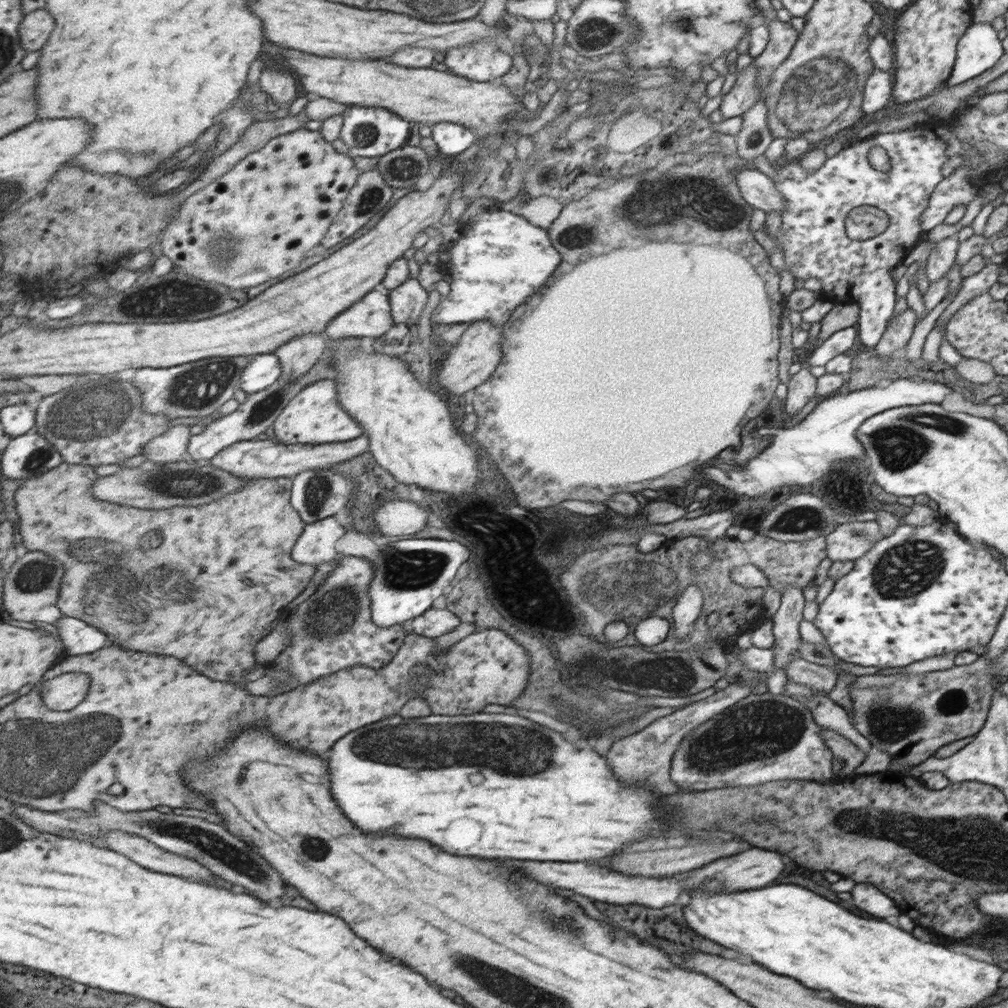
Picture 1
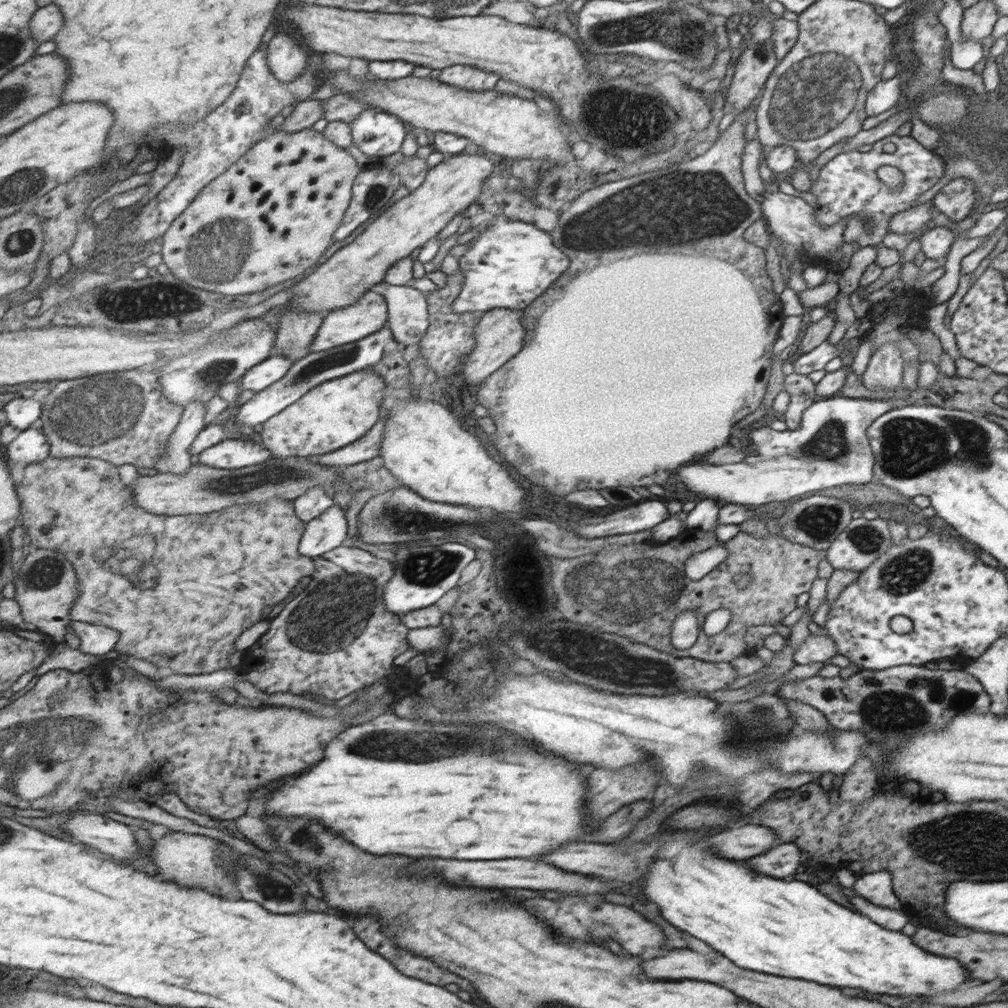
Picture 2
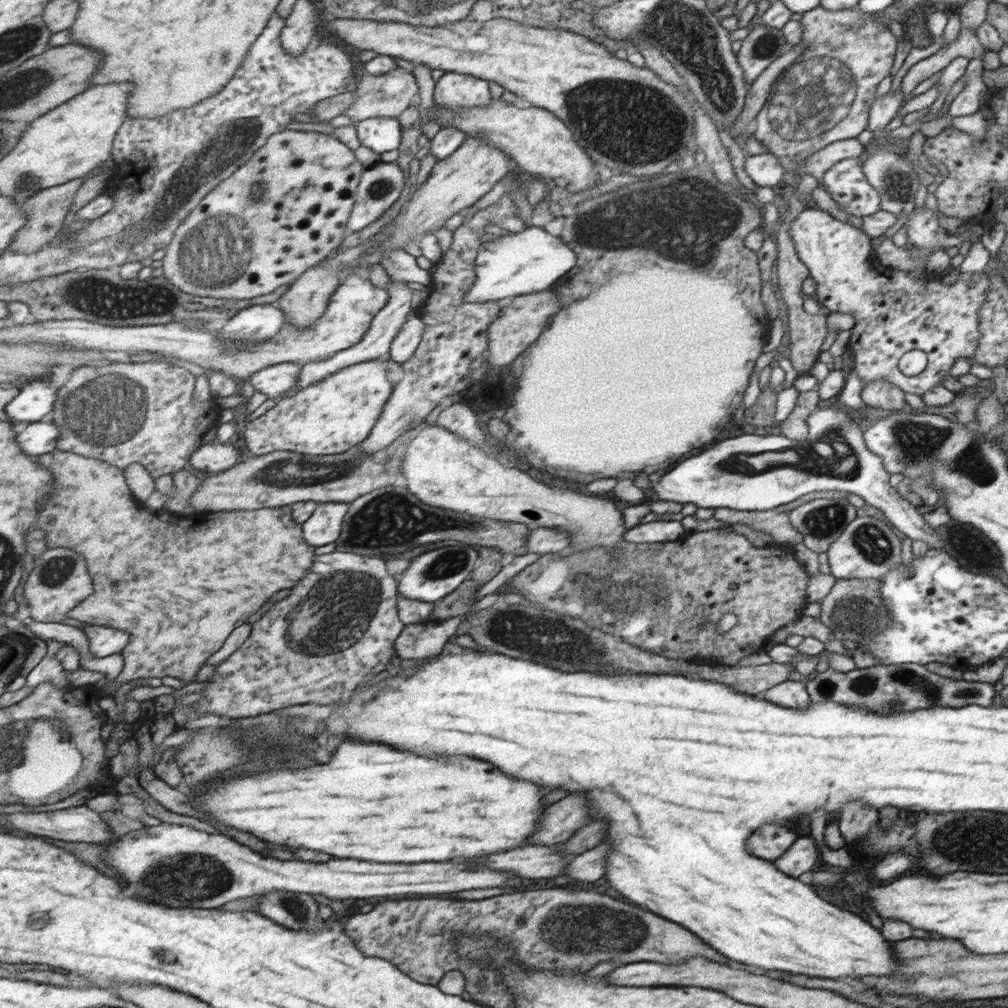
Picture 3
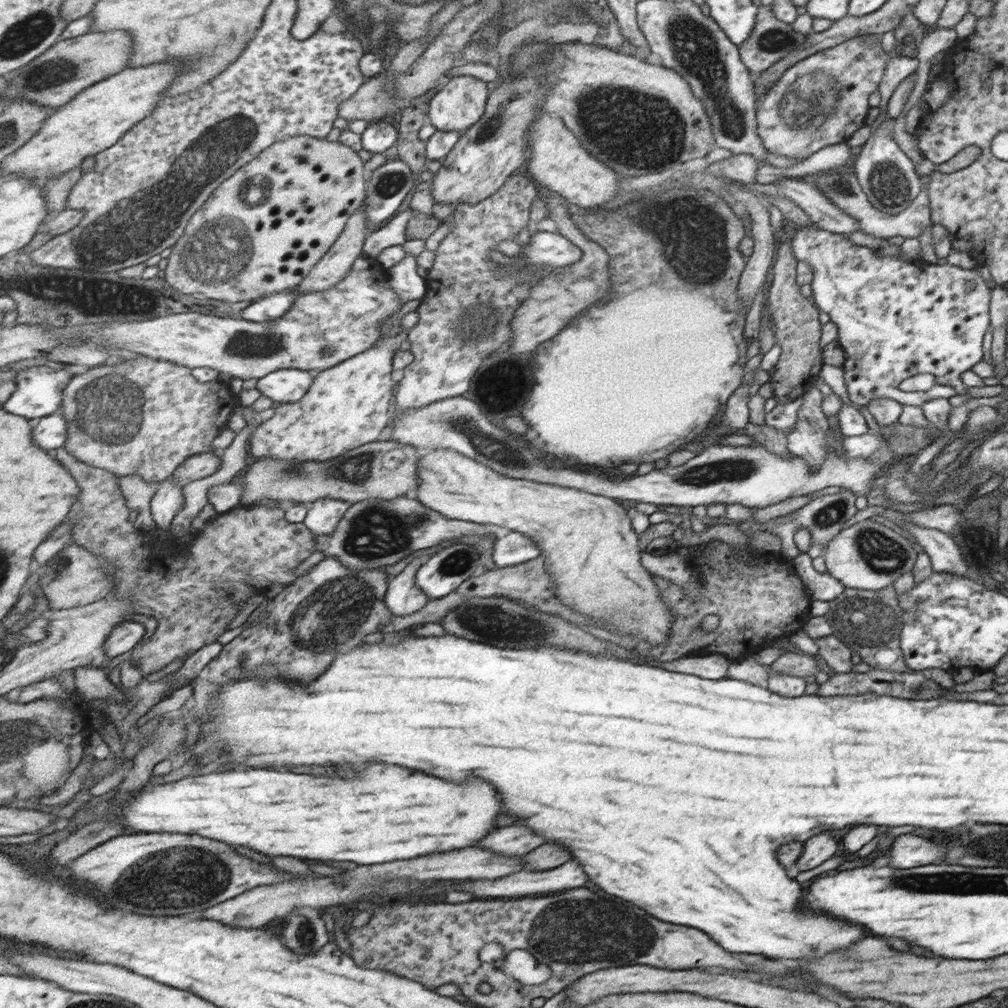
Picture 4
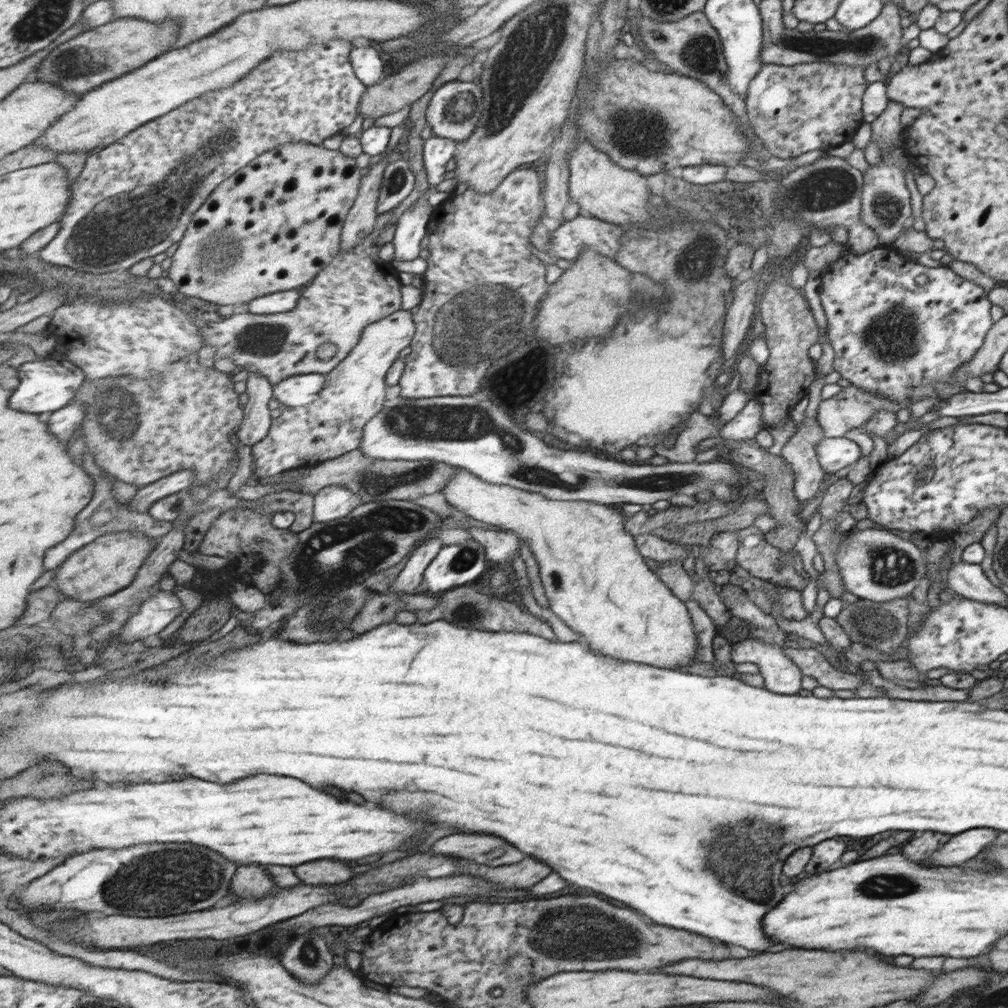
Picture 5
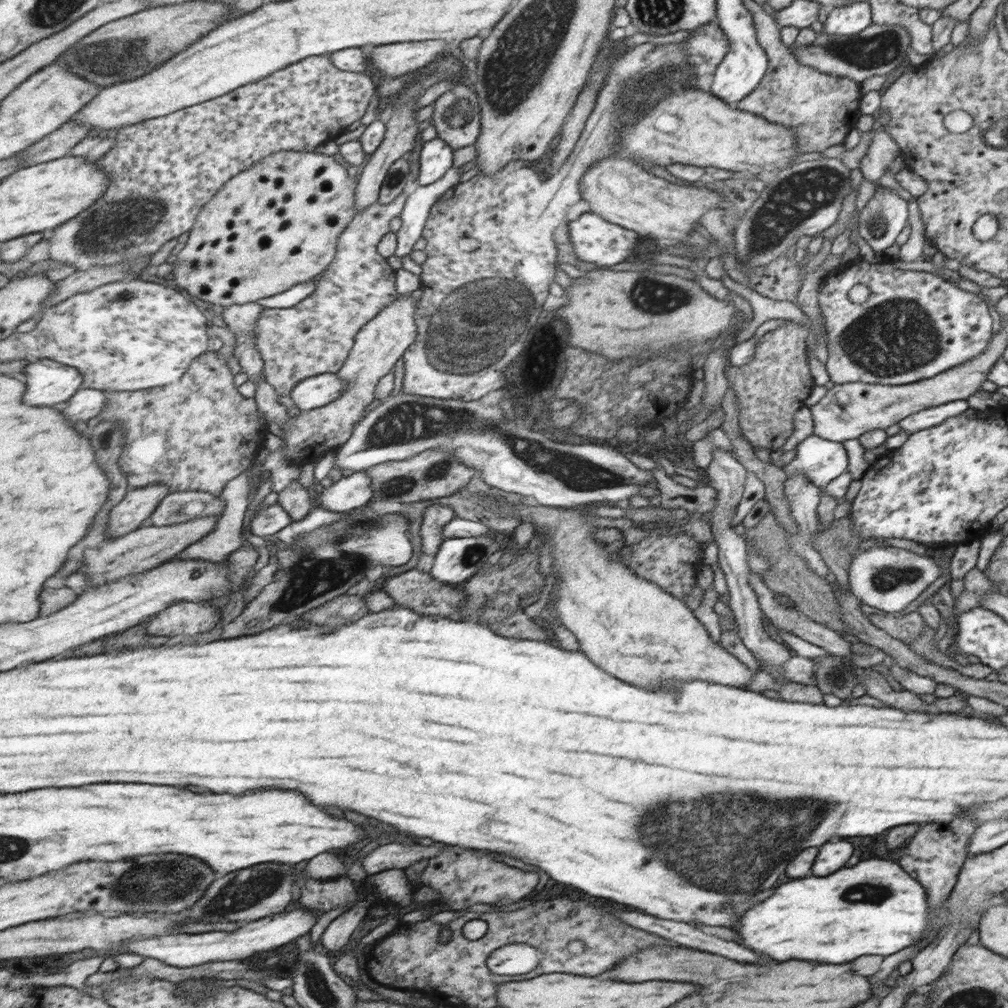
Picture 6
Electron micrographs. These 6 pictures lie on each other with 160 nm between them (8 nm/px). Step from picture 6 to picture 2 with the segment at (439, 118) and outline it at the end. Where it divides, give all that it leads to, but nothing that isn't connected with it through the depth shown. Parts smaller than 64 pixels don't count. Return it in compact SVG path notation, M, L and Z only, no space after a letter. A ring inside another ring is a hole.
M454 64L449 68L445 67L438 78L463 90L491 90L500 75L479 70L475 66Z

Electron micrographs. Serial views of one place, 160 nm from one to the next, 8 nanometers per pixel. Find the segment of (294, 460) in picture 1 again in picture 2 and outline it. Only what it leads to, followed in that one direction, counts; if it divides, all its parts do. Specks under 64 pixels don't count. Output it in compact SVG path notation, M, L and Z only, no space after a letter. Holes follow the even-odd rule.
M383 414L380 421L359 441L335 452L317 456L316 463L330 467L353 466L377 458L382 452L388 418ZM225 439L197 456L200 464L213 468L235 470L239 467L268 464L276 458L262 443L253 440Z

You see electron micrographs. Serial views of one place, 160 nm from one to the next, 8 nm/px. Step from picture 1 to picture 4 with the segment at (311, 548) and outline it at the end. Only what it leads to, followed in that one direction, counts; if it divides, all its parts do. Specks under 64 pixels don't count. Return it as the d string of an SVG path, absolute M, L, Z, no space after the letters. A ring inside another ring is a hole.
M317 499L308 510L304 523L317 535L332 533L352 507L352 502L343 499Z

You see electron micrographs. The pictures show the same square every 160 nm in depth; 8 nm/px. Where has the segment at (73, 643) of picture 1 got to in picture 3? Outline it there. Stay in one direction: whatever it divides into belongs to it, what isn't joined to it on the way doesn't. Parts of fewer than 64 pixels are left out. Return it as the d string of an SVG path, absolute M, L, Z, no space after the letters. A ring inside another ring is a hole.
M82 625L82 627L84 627L84 631L89 638L89 652L99 658L123 652L131 642L132 635L125 632L125 630L91 625Z

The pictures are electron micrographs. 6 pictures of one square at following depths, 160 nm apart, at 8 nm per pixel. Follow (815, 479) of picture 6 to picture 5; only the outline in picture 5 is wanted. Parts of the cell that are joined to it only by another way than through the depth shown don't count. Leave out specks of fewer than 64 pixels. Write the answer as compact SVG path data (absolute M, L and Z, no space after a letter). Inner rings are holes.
M825 437L816 448L821 470L825 476L853 465L860 457L860 445L852 439Z

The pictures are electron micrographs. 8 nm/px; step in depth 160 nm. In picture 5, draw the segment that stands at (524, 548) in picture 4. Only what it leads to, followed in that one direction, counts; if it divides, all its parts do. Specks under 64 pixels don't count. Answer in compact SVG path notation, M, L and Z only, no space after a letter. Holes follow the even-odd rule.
M475 526L467 527L470 538L482 545L484 555L492 562L505 564L519 556L519 538L511 531L494 531L493 528L482 529Z

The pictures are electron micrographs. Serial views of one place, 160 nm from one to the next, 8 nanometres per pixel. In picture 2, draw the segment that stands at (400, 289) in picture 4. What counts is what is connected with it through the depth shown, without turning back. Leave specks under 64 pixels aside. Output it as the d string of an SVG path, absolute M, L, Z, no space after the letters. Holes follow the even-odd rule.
M389 324L377 333L370 334L368 337L357 342L344 344L343 346L336 346L331 350L323 352L311 352L305 358L299 359L295 362L290 371L279 382L273 383L269 388L263 392L255 393L255 395L248 400L243 406L240 406L238 414L236 415L236 428L245 424L245 426L257 426L257 424L264 424L276 414L283 413L285 409L292 406L295 402L313 390L316 386L324 382L347 376L348 374L356 373L357 371L369 370L374 364L380 362L385 352L387 342L394 336L394 332L390 329Z

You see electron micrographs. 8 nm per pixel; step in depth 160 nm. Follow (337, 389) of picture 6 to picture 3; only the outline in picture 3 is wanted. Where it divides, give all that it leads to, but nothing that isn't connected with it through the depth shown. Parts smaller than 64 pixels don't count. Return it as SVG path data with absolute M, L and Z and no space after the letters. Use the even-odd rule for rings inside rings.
M281 362L256 372L249 381L255 390L279 401L299 384L302 367L295 362Z

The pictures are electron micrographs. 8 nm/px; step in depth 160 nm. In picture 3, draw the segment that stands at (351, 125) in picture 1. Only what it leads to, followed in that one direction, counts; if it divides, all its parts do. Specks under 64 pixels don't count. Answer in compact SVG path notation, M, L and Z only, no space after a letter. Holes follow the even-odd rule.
M369 118L356 126L361 145L379 155L399 150L404 141L404 130L398 118Z

